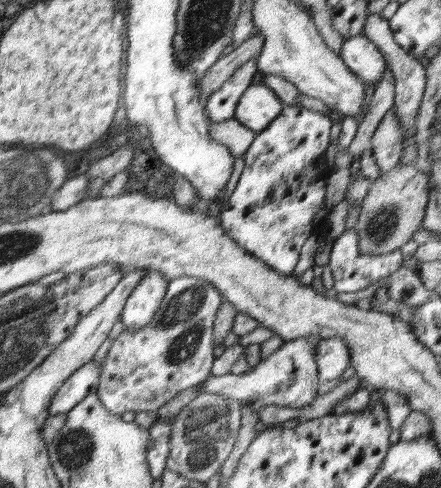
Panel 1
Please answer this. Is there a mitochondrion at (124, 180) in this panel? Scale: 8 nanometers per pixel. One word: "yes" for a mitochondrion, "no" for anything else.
no

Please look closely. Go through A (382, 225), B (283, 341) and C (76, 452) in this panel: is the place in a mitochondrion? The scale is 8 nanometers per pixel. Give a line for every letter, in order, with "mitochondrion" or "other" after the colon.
A: mitochondrion
B: other
C: mitochondrion

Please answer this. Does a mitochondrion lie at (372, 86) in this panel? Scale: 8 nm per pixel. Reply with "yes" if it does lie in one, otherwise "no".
no

